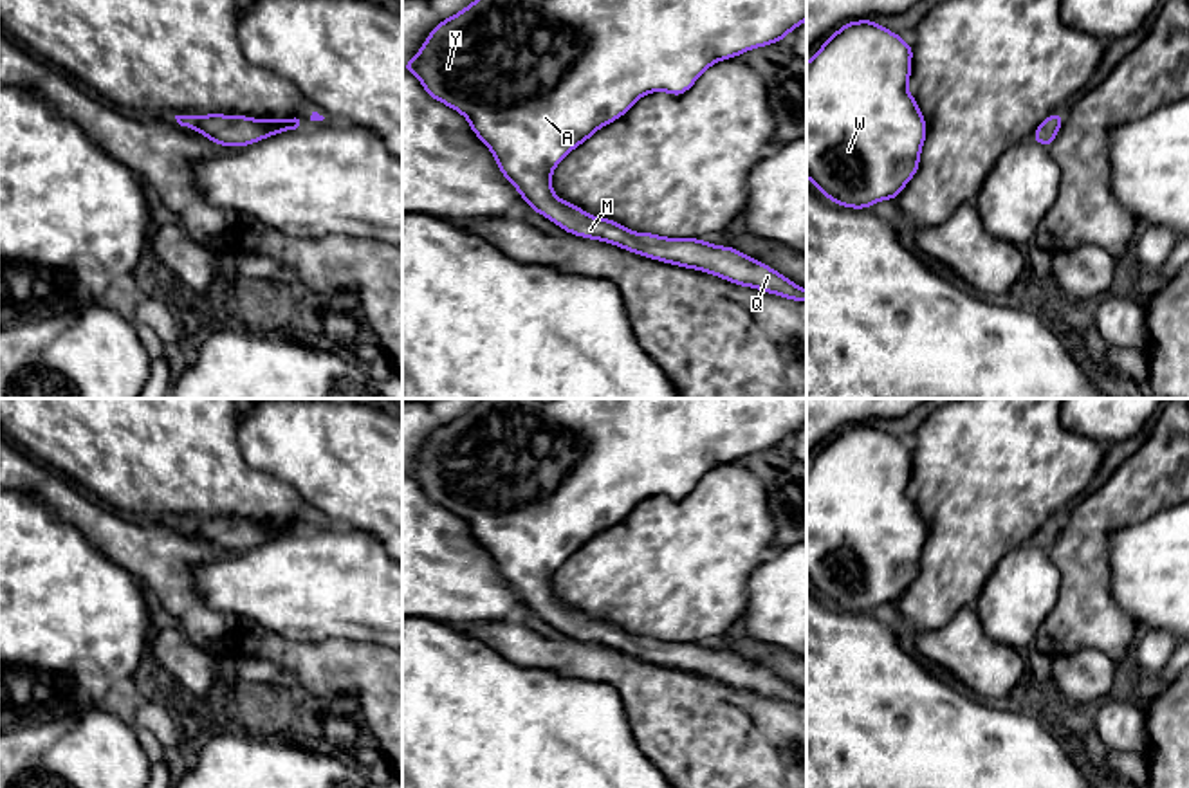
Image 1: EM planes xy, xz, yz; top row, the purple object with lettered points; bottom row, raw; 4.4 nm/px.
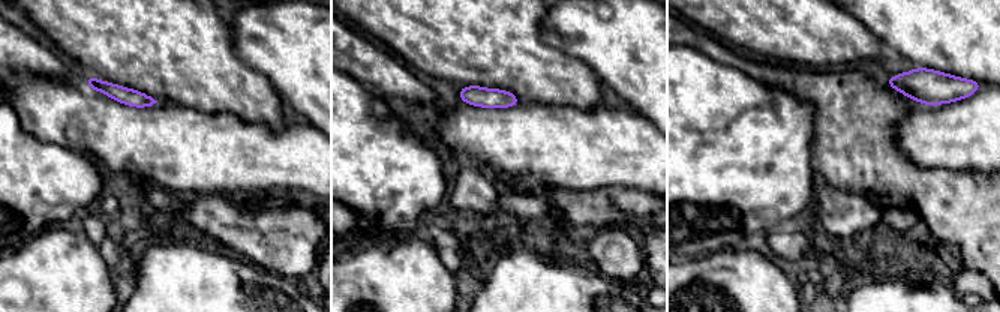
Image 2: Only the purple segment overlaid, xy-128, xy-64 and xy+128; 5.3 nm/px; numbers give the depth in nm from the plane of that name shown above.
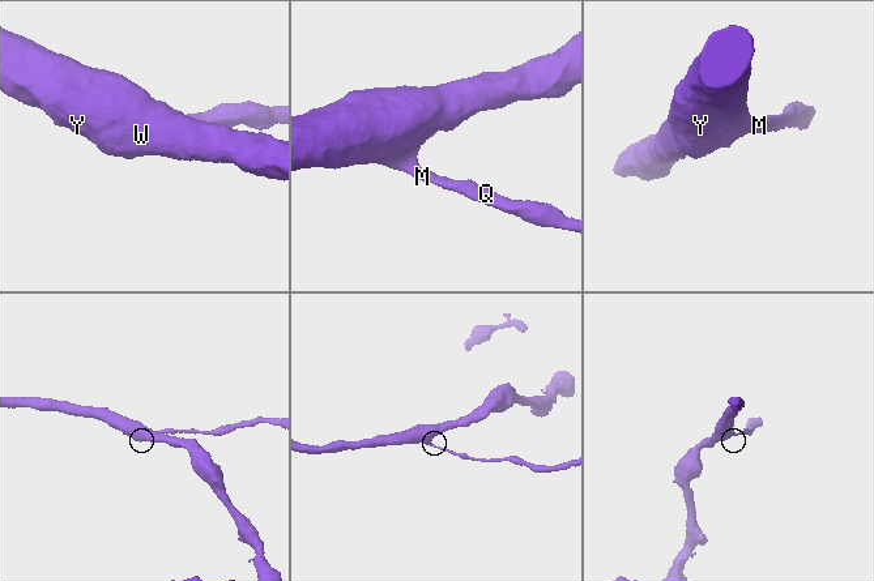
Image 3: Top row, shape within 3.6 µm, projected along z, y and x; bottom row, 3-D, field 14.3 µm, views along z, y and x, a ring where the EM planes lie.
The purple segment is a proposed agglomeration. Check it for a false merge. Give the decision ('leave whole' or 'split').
leave whole

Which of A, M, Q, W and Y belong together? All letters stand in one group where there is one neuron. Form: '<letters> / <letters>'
A M Q W Y

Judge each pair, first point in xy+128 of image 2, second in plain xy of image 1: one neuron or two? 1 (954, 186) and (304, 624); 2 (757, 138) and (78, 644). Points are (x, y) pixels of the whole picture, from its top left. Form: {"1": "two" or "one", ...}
{"1": "two", "2": "one"}

